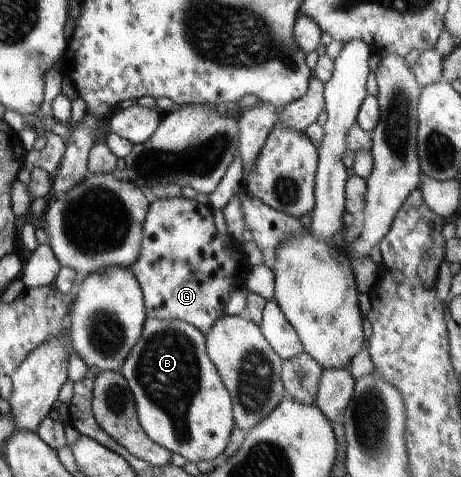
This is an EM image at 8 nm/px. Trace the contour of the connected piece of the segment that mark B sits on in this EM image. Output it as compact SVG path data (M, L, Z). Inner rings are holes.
M149 316L137 343L121 366L121 375L128 381L134 400L138 422L143 431L171 453L183 455L187 461L218 460L229 443L234 425L232 399L218 369L206 352L206 337L200 329L182 319L157 319Z

